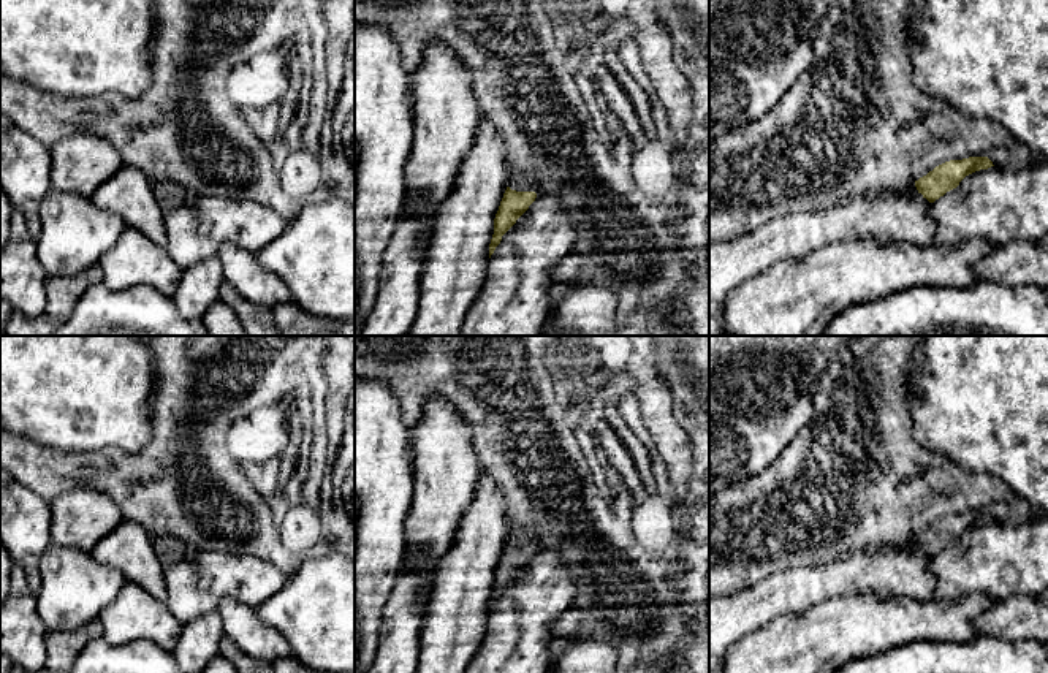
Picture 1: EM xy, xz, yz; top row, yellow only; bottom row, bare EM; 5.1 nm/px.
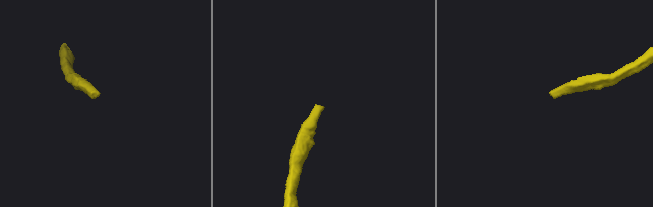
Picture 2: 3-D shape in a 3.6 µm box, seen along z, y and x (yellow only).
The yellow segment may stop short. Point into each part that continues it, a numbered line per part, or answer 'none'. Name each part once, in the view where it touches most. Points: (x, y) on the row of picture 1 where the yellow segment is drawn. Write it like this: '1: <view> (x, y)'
1: xz (521, 182)

